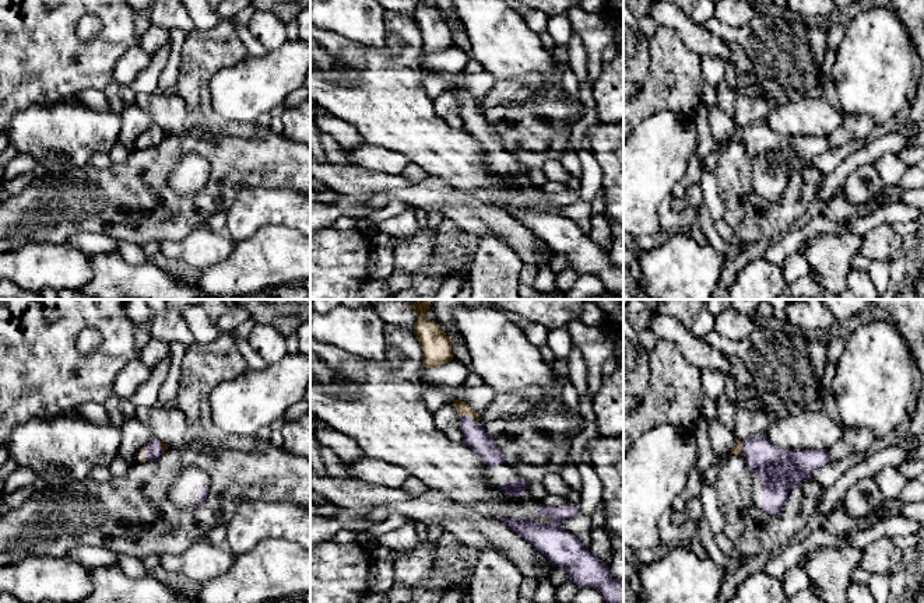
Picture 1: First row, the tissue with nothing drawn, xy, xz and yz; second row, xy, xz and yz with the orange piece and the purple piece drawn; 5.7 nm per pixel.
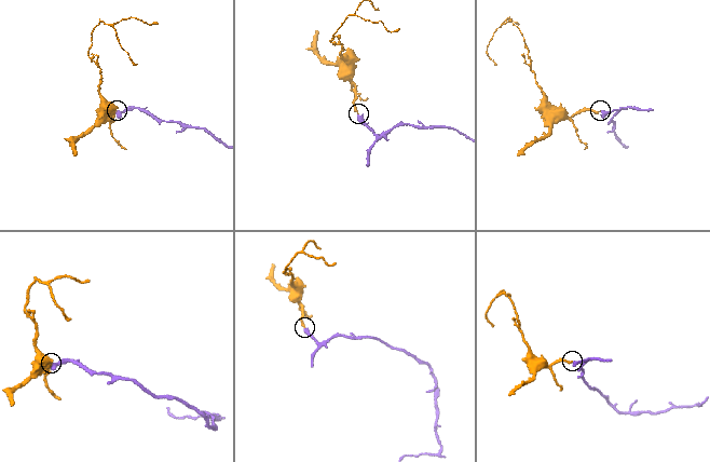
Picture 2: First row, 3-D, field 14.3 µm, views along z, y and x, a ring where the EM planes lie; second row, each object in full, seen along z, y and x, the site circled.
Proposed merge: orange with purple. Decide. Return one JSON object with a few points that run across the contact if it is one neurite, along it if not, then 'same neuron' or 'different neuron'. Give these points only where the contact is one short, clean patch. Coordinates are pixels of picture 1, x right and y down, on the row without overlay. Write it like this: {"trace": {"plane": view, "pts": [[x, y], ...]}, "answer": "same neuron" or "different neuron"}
{"trace": {"plane": "xz", "pts": [[463, 95], [468, 101], [468, 112], [474, 122]]}, "answer": "same neuron"}

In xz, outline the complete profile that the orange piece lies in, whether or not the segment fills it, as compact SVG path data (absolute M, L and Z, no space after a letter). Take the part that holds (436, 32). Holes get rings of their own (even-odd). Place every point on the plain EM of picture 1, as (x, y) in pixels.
M415 0L414 21L422 34L422 52L435 55L453 46L452 27L439 10L426 4L426 0Z

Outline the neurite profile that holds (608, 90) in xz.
M604 0L601 14L615 25L614 41L621 49L604 64L598 80L593 83L593 97L598 122L621 125L623 123L623 0Z

